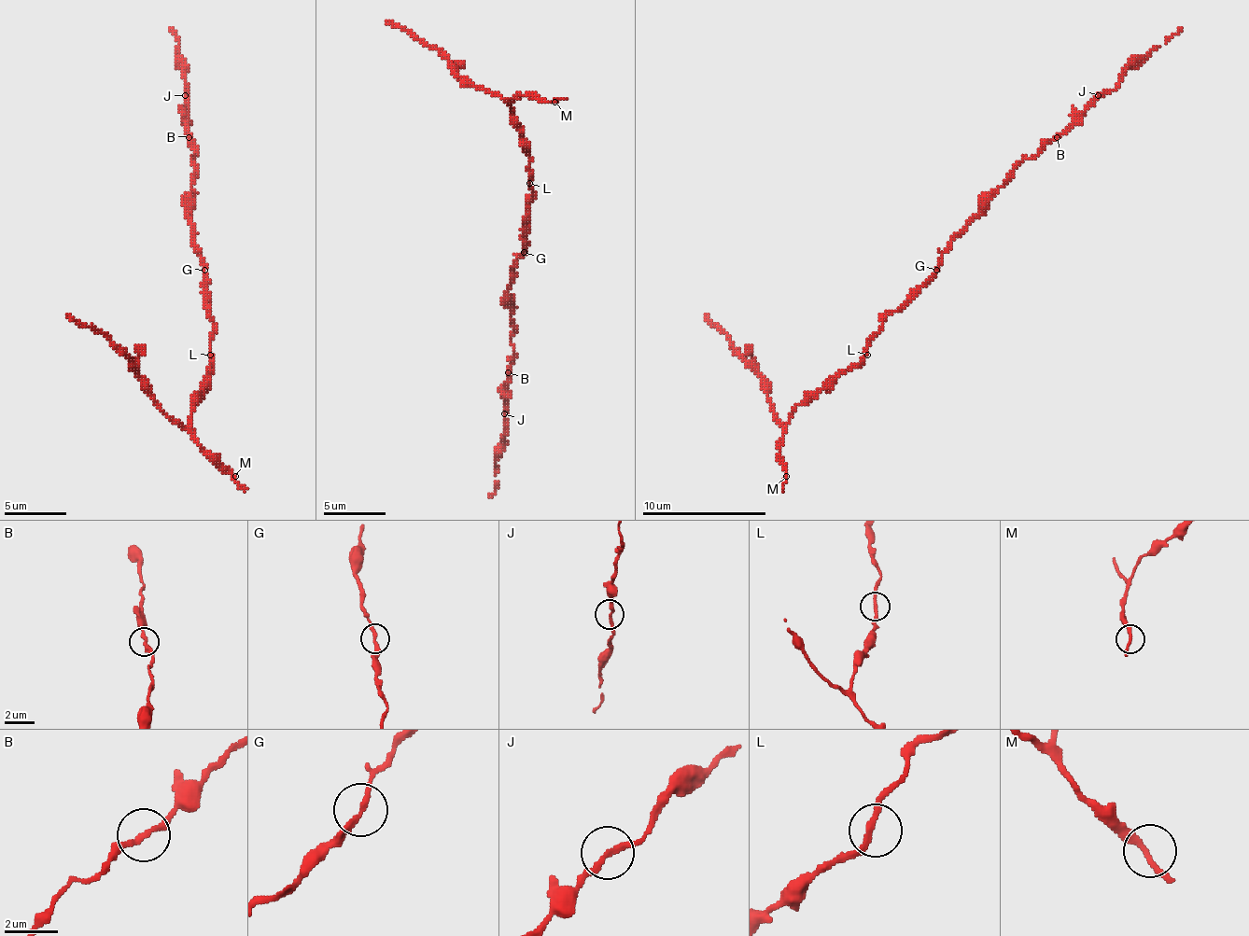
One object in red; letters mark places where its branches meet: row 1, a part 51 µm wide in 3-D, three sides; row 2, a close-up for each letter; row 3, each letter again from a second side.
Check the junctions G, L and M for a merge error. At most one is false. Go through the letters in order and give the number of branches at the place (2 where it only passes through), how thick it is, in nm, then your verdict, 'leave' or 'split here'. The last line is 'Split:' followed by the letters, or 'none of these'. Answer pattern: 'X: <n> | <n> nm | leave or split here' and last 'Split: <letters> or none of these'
G: 2 | 220 nm | leave
L: 2 | 220 nm | leave
M: 2 | 220 nm | leave
Split: none of these

